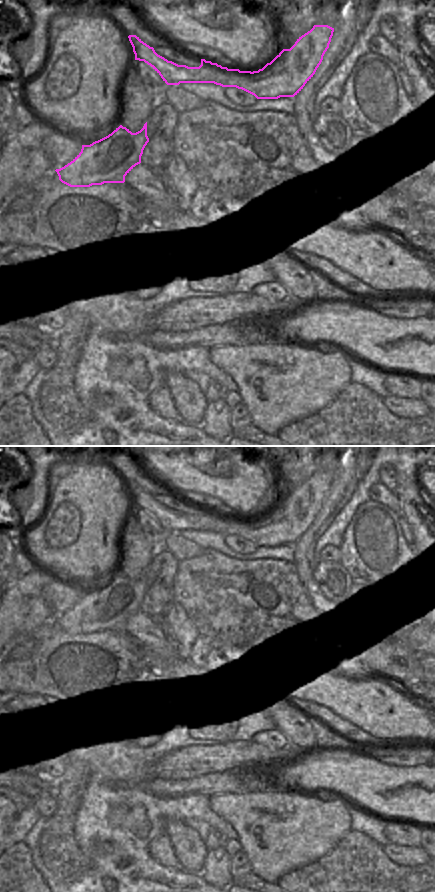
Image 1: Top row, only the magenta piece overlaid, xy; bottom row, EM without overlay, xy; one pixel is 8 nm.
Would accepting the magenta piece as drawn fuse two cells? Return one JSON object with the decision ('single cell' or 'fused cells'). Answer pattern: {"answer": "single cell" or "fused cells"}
{"answer": "fused cells"}

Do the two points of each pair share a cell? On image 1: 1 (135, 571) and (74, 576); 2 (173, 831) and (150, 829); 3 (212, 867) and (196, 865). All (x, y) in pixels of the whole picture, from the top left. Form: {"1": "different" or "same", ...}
{"1": "same", "2": "different", "3": "different"}

